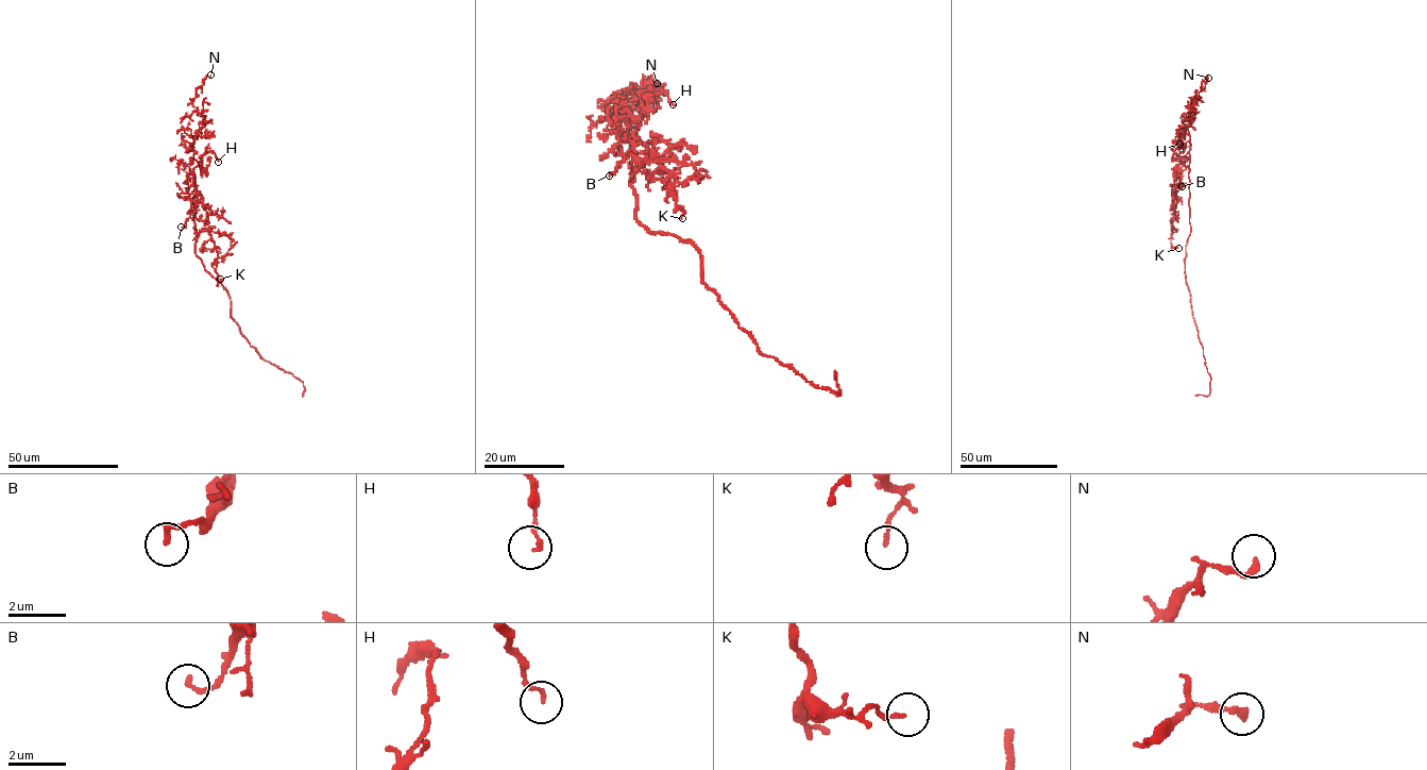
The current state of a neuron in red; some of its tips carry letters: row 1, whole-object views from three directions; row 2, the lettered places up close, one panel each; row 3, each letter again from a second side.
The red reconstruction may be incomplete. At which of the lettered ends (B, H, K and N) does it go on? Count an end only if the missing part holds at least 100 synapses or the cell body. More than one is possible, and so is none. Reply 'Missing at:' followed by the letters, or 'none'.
Missing at: none

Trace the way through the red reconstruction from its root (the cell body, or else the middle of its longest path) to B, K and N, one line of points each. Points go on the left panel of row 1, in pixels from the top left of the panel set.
B: (196, 250), (192, 197), (199, 193), (202, 201), (194, 202), (196, 208), (181, 227)
K: (196, 250), (192, 197), (199, 193), (206, 212), (205, 227), (209, 229), (218, 254), (217, 281), (220, 279)
N: (196, 250), (192, 169), (198, 162), (192, 145), (194, 136), (201, 137), (205, 123), (192, 102), (210, 74)

